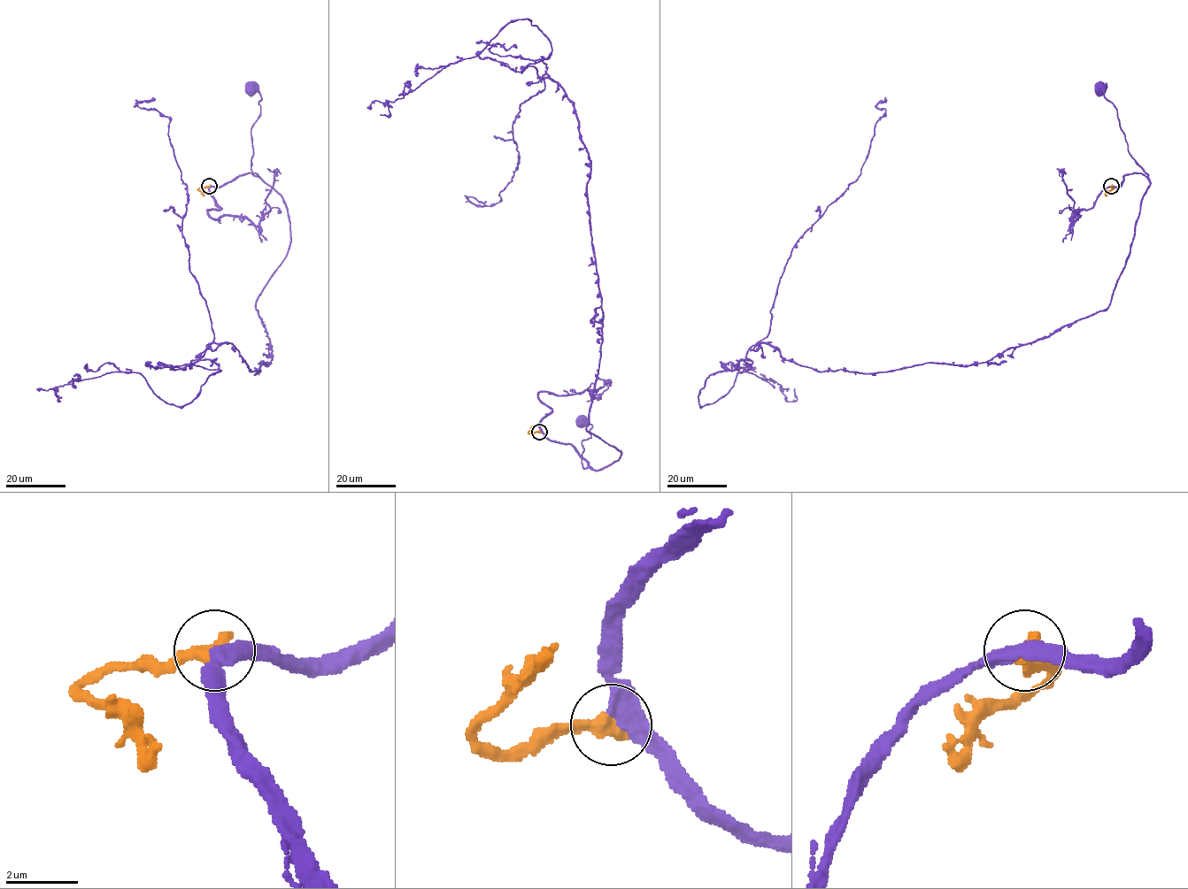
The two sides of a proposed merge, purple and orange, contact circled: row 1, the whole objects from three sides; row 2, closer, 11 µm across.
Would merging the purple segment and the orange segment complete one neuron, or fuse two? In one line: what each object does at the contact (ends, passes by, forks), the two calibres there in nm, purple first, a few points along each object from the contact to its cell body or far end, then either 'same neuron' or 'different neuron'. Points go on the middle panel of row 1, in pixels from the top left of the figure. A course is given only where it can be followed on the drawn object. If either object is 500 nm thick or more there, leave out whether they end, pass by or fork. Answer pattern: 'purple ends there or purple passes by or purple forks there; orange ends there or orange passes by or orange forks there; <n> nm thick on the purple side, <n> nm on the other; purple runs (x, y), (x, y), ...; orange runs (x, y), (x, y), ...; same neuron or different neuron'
purple passes by; orange ends there; 360 nm thick on the purple side, 440 nm on the other; purple runs (540, 431), (572, 445), (586, 468), (582, 442), (591, 437), (591, 425), (585, 421); orange runs (539, 431), (528, 432), (535, 425); different neuron

